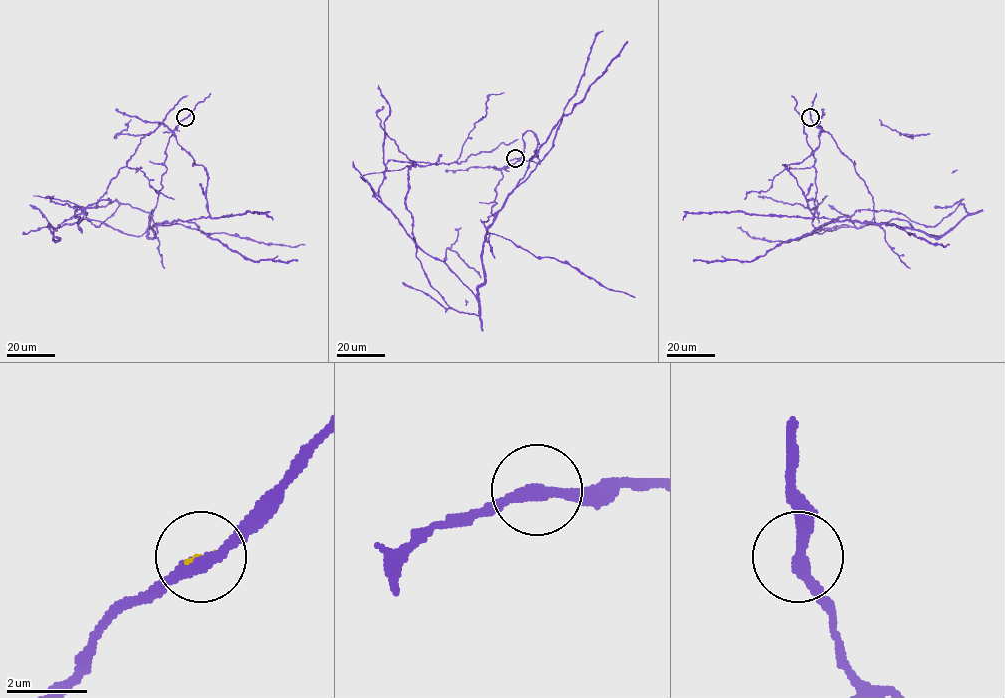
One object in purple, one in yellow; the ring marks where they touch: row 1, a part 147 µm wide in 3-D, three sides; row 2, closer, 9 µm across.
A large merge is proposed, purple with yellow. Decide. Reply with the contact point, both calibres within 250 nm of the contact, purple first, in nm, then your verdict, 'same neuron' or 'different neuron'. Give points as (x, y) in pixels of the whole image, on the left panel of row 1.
place (185, 117); calibres 320 and 80 nm; different neuron

